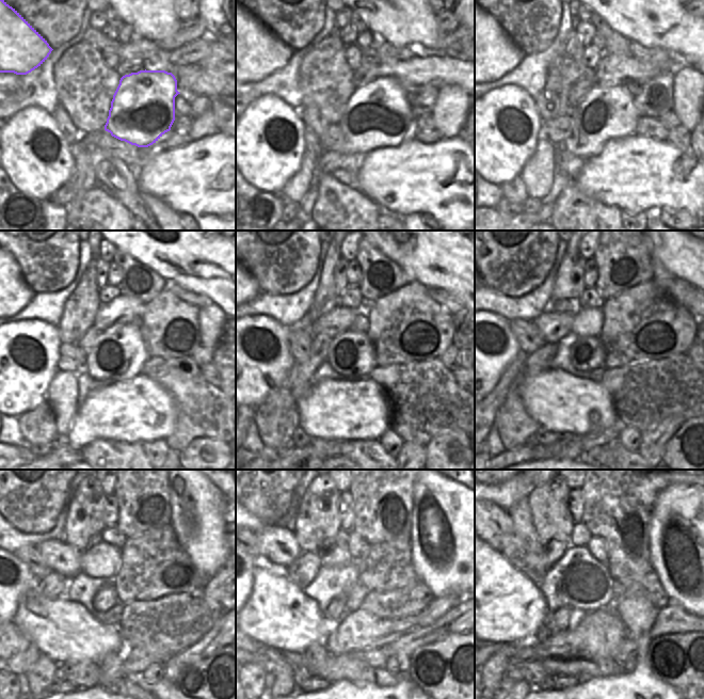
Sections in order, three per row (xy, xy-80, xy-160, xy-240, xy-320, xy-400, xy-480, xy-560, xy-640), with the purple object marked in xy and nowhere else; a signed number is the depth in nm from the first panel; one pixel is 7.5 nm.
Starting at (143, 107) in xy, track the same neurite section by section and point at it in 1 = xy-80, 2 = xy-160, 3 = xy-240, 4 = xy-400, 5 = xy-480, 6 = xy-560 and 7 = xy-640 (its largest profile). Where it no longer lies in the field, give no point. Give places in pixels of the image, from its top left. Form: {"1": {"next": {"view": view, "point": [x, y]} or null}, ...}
{"1": {"next": {"view": "xy-80", "point": [378, 114]}}, "2": {"next": {"view": "xy-160", "point": [605, 113]}}, "3": {"next": {"view": "xy-240", "point": [120, 353]}}, "4": {"next": {"view": "xy-400", "point": [587, 353]}}, "5": {"next": {"view": "xy-480", "point": [106, 598]}}, "6": {"next": {"view": "xy-560", "point": [336, 608]}}, "7": {"next": {"view": "xy-640", "point": [561, 618]}}}

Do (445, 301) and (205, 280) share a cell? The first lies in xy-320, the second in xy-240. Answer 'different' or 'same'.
different

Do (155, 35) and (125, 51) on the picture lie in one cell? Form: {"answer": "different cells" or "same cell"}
{"answer": "different cells"}

